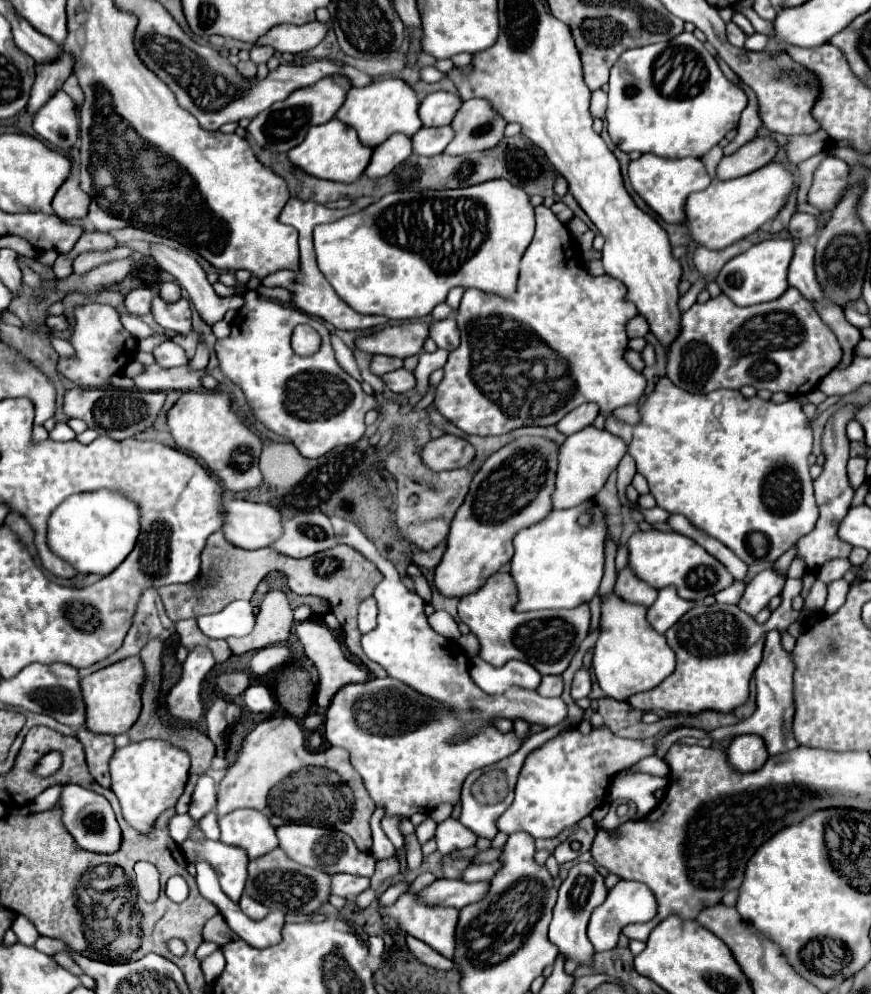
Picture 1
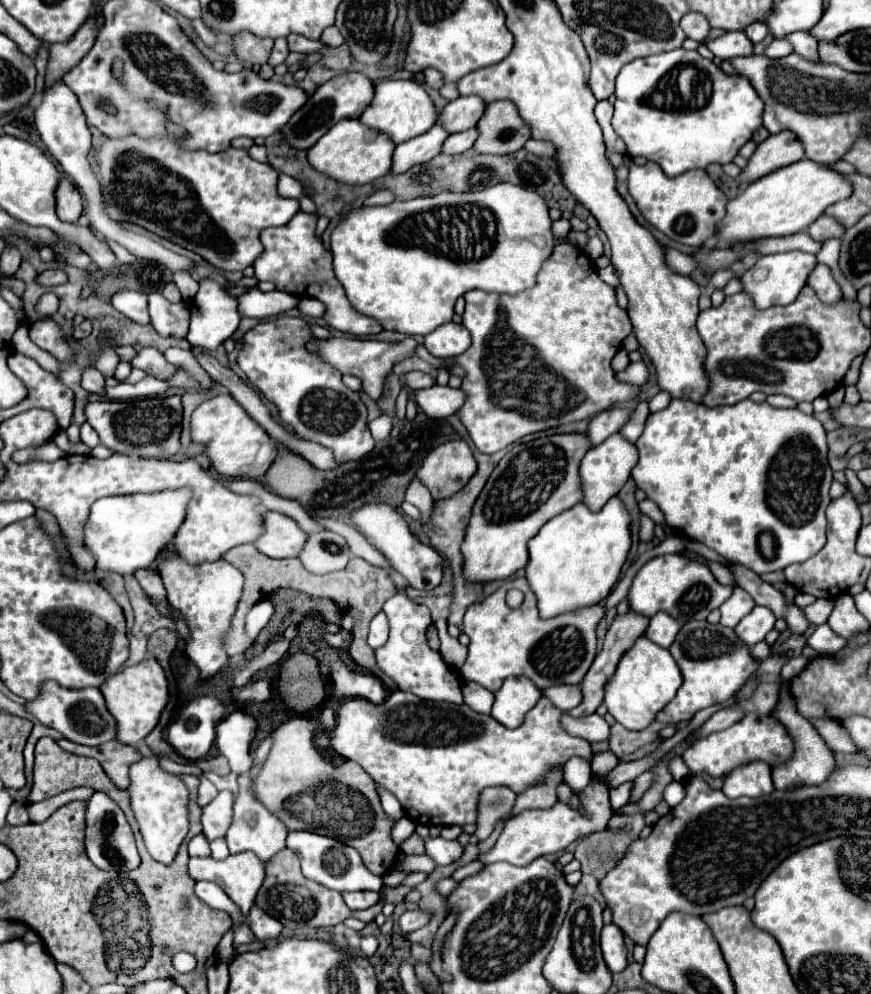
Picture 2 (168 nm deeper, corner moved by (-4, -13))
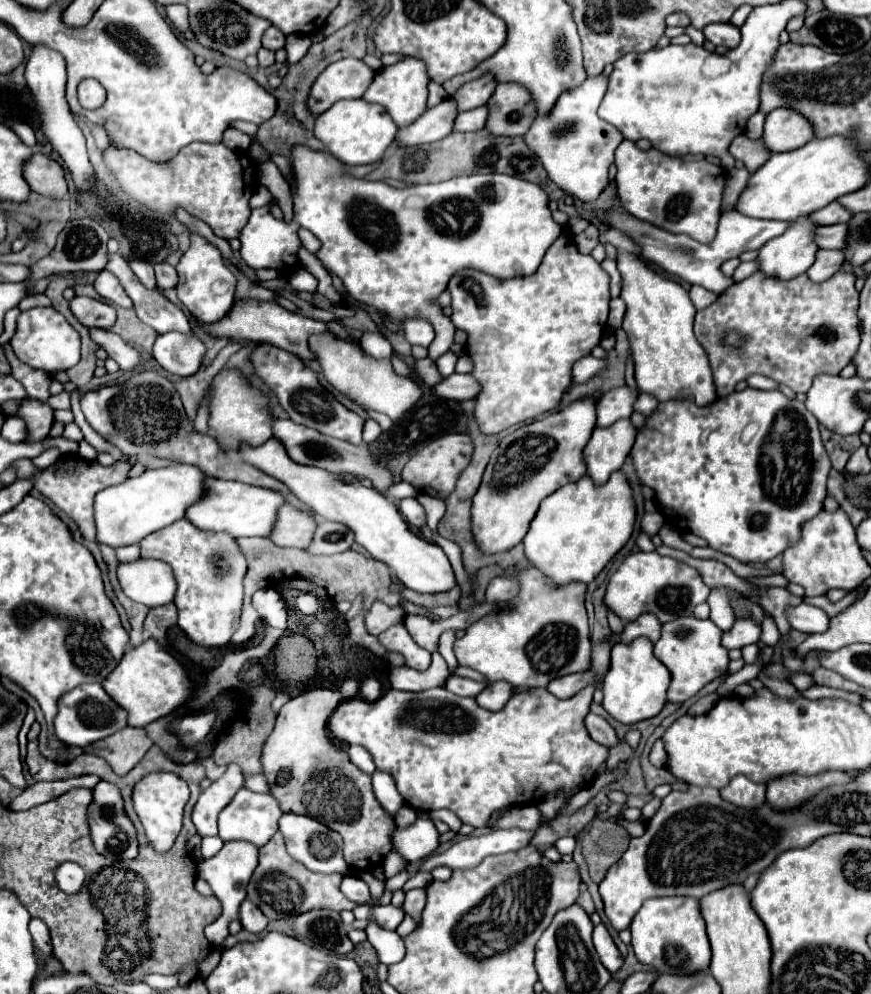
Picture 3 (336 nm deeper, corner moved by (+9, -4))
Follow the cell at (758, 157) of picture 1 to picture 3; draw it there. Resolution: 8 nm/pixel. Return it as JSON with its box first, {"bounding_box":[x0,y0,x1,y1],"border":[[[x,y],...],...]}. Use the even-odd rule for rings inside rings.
{"bounding_box":[761,109,813,153],"border":[[[775,109],[765,119],[761,139],[767,151],[785,153],[809,143],[813,139],[813,129],[805,117],[799,117],[799,113],[791,113],[791,109]]]}

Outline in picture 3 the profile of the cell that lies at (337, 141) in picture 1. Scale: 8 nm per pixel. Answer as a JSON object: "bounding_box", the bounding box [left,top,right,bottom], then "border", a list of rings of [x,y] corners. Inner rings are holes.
{"bounding_box":[313,99,397,165],"border":[[[361,99],[337,101],[331,109],[321,113],[315,121],[313,135],[323,143],[325,151],[339,159],[343,165],[369,165],[383,159],[385,149],[393,143],[397,127],[379,105],[369,105]]]}

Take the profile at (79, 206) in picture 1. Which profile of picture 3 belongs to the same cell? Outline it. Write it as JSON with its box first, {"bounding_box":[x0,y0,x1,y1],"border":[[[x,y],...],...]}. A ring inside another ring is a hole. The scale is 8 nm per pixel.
{"bounding_box":[23,153,67,199],"border":[[[35,153],[25,163],[23,175],[35,193],[45,195],[45,197],[53,197],[53,199],[65,199],[67,181],[65,181],[63,169],[57,161],[51,161],[45,155]]]}

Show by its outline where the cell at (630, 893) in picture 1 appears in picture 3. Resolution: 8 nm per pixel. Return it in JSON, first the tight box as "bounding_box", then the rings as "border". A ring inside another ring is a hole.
{"bounding_box":[593,923,623,973],"border":[[[603,923],[595,925],[595,929],[593,929],[593,945],[595,945],[595,949],[601,957],[601,963],[605,965],[607,971],[615,973],[621,969],[623,957],[621,957],[619,949],[615,947],[615,943],[613,943],[613,939],[611,939],[611,935]]]}

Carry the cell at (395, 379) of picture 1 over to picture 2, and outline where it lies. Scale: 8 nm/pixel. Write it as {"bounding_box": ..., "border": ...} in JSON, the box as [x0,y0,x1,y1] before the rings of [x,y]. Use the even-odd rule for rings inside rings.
{"bounding_box":[416,386,466,418],"border":[[[432,386],[416,392],[418,406],[430,414],[430,418],[448,418],[456,414],[466,400],[466,392],[450,386]]]}

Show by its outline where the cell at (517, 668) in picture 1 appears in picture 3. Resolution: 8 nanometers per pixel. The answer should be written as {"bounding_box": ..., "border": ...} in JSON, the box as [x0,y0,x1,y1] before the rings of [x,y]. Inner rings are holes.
{"bounding_box":[477,681,515,711],"border":[[[495,681],[495,683],[489,683],[487,689],[483,689],[479,695],[477,695],[477,703],[483,707],[483,709],[489,709],[489,711],[499,711],[501,707],[505,707],[505,703],[513,697],[515,693],[515,687],[505,683],[505,681]]]}

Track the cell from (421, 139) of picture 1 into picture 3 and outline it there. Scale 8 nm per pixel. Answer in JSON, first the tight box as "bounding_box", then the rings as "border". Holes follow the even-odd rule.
{"bounding_box":[453,107,485,133],"border":[[[477,107],[465,113],[459,113],[453,123],[453,133],[465,133],[465,131],[479,131],[485,125],[485,107]]]}

